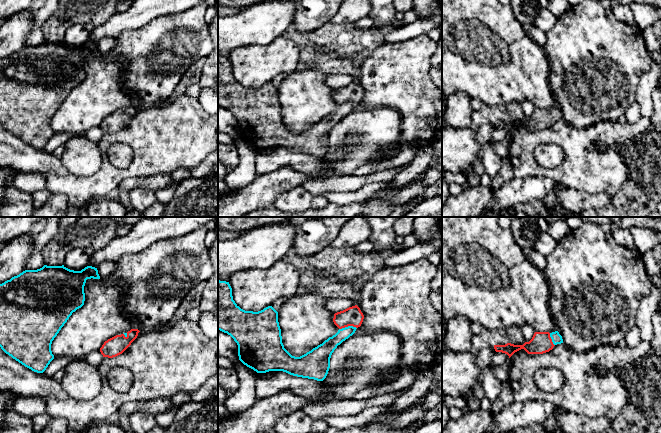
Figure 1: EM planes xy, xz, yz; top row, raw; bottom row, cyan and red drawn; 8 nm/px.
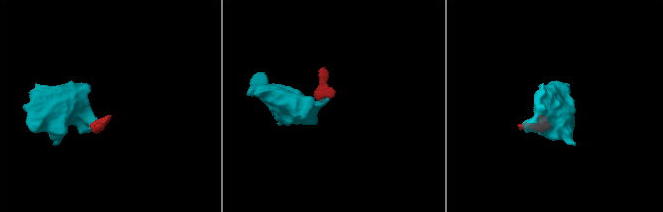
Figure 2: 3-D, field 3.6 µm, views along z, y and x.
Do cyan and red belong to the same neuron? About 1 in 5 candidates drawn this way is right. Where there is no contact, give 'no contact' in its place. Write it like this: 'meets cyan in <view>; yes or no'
meets cyan in xz; yes

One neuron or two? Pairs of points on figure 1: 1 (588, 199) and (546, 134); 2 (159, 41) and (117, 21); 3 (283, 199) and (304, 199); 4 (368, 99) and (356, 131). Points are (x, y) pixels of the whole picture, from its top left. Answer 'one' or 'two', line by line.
1: two
2: two
3: one
4: two

